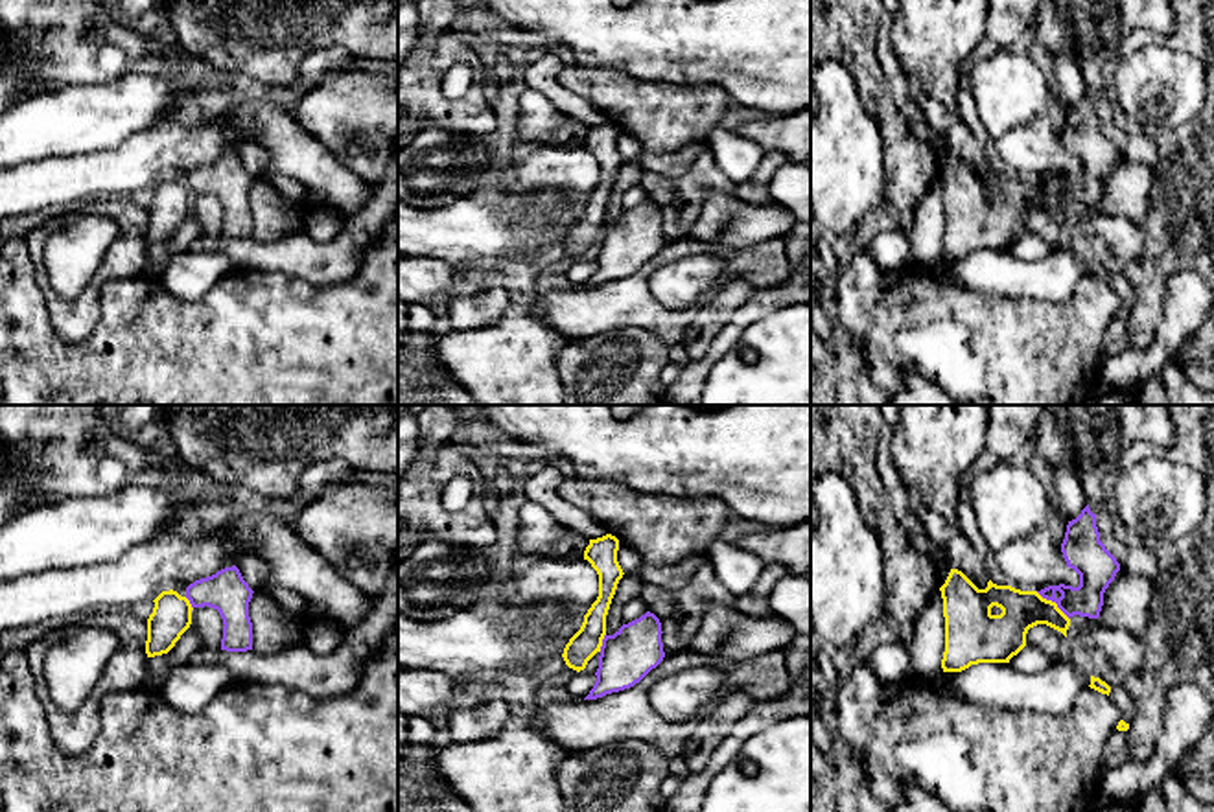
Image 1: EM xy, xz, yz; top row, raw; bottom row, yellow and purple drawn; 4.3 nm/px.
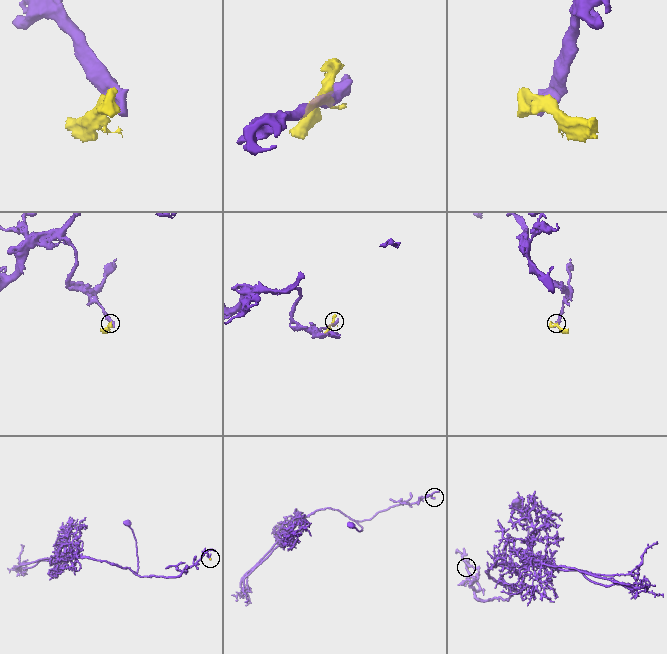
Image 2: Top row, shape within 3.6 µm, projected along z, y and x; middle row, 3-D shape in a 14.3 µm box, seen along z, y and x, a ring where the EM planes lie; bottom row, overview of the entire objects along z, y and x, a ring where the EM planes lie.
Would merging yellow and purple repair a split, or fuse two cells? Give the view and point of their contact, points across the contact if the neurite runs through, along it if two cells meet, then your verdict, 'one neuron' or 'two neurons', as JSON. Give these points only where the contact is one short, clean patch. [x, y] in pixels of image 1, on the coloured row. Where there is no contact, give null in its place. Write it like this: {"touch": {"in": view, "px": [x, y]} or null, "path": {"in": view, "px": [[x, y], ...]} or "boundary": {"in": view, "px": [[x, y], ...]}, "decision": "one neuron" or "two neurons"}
{"touch": {"in": "yz", "px": [1054, 603]}, "boundary": {"in": "yz", "px": [[1036, 591], [1050, 599], [1069, 619]]}, "decision": "two neurons"}

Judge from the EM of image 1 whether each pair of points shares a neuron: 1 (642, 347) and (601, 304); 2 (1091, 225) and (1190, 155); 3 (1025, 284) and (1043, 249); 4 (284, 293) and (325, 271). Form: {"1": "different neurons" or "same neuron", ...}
{"1": "different neurons", "2": "different neurons", "3": "different neurons", "4": "different neurons"}

